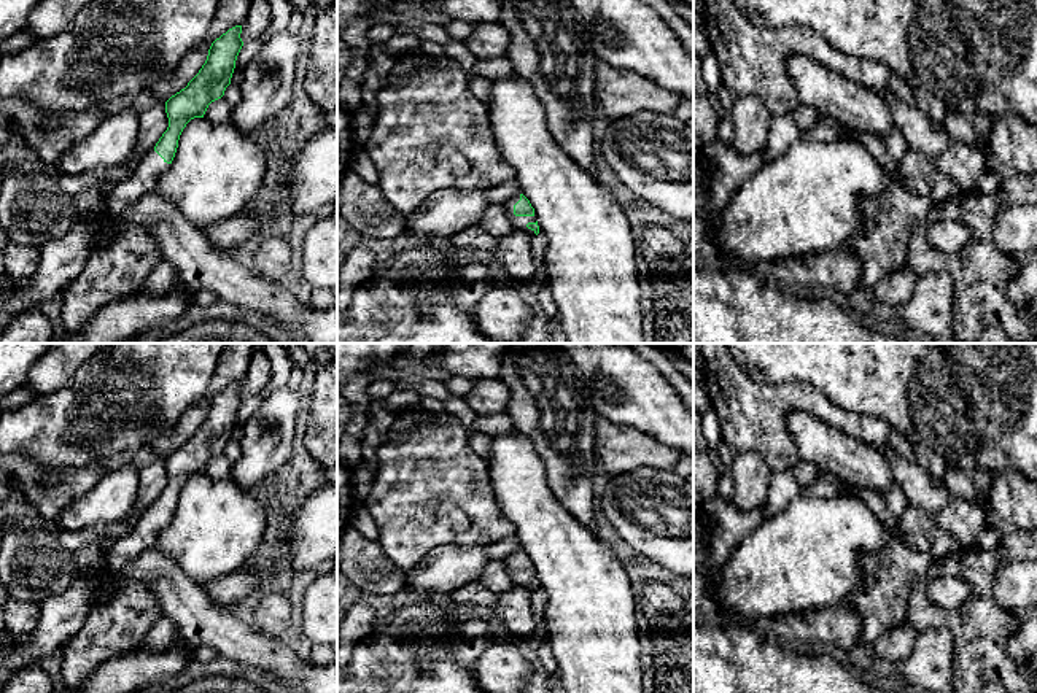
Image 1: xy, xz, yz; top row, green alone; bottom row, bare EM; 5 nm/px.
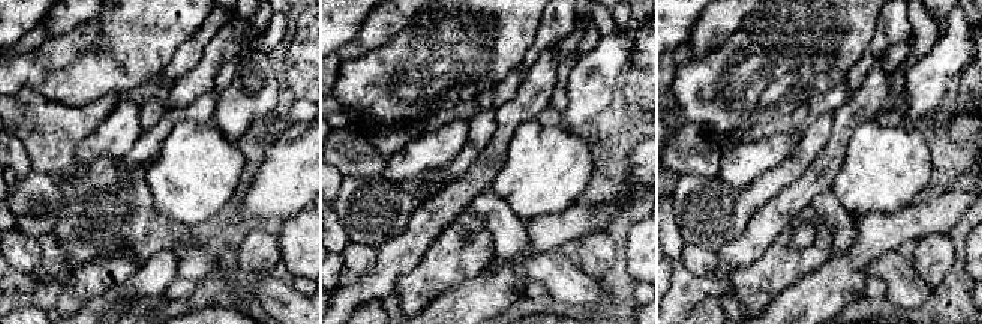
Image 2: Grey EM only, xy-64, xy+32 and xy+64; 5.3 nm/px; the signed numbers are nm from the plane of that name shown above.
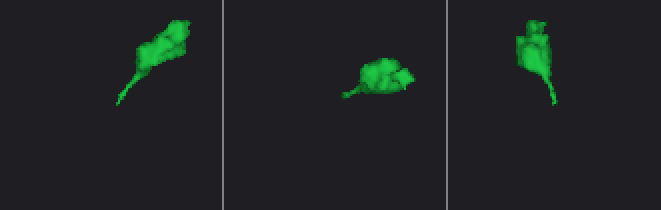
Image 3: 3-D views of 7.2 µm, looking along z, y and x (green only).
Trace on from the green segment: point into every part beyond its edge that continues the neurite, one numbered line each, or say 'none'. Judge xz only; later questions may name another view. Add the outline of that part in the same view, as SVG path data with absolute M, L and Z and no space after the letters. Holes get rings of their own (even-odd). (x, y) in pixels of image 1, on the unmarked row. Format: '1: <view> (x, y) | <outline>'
1: xz (519, 579) | M520 550L506 556L503 559L504 566L506 566L506 571L507 574L511 575L512 582L517 585L517 587L522 587L525 590L528 590L530 593L534 593L534 587L528 585L526 580L528 579L536 579L538 574L536 572L515 572L514 571L514 561L520 556Z

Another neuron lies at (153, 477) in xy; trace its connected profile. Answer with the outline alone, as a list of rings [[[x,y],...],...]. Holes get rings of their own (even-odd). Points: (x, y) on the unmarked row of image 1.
[[[156,458],[153,463],[140,469],[138,496],[130,513],[124,520],[130,517],[140,517],[148,507],[156,502],[167,483],[169,474],[165,469],[165,458]]]

